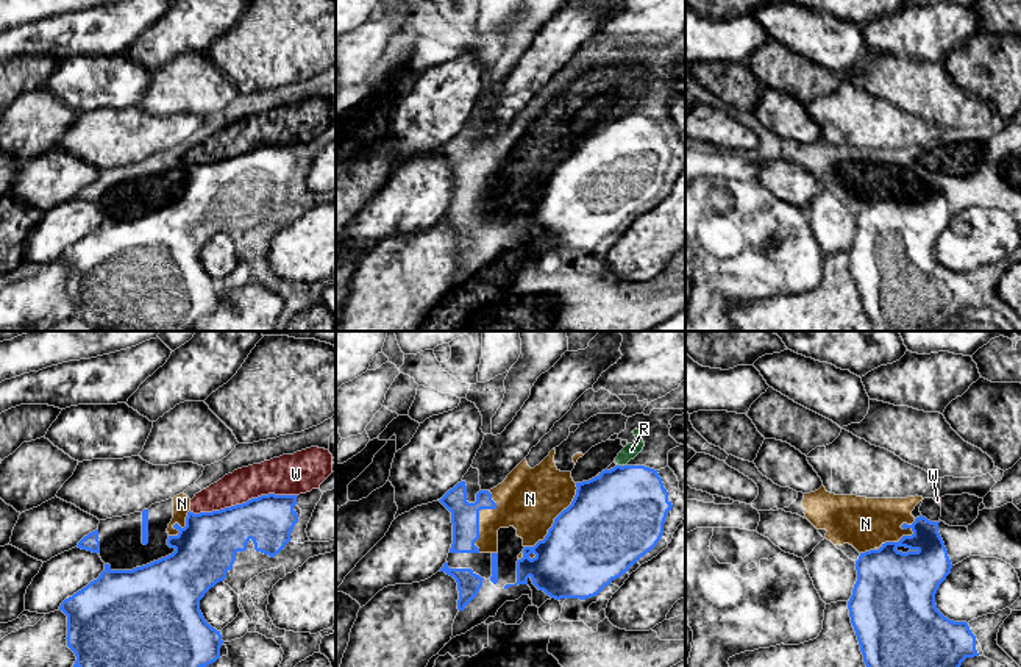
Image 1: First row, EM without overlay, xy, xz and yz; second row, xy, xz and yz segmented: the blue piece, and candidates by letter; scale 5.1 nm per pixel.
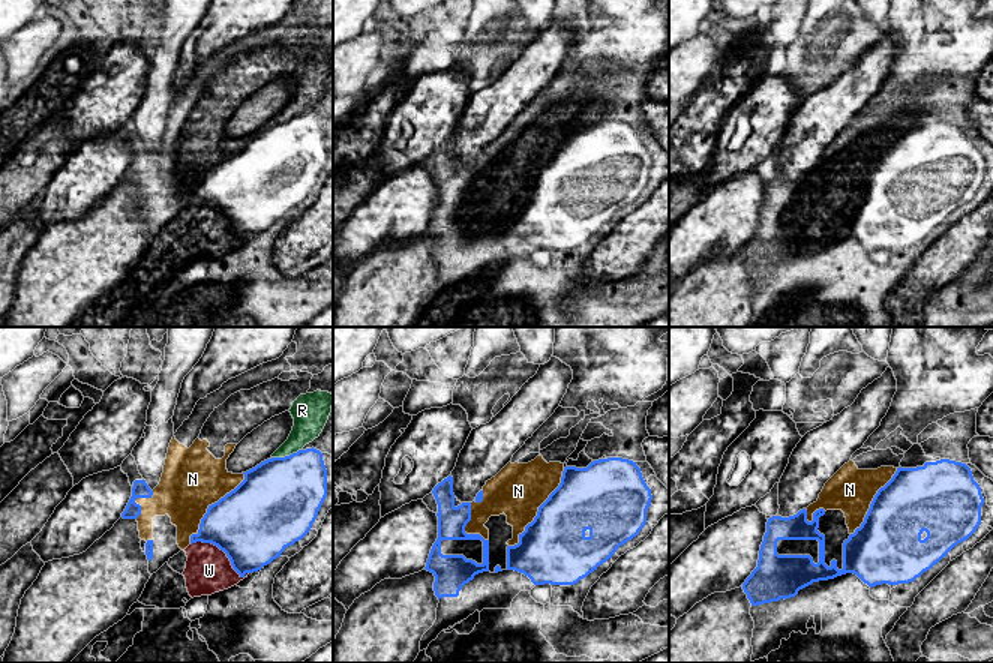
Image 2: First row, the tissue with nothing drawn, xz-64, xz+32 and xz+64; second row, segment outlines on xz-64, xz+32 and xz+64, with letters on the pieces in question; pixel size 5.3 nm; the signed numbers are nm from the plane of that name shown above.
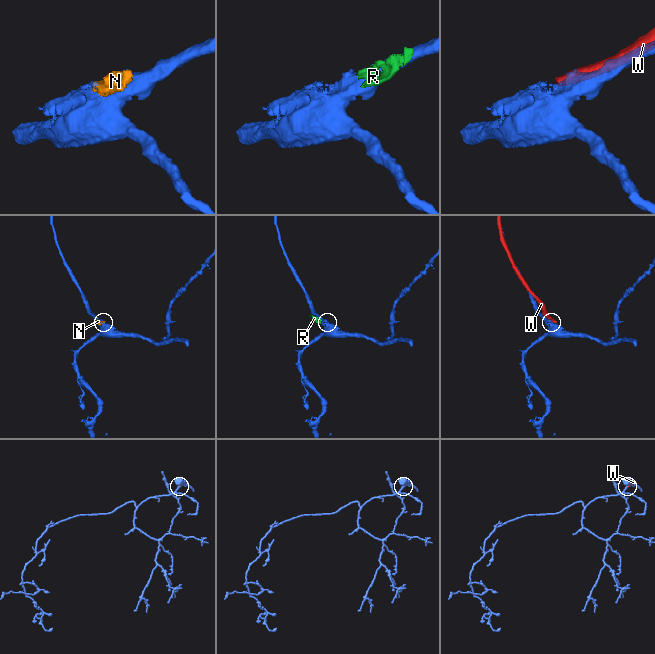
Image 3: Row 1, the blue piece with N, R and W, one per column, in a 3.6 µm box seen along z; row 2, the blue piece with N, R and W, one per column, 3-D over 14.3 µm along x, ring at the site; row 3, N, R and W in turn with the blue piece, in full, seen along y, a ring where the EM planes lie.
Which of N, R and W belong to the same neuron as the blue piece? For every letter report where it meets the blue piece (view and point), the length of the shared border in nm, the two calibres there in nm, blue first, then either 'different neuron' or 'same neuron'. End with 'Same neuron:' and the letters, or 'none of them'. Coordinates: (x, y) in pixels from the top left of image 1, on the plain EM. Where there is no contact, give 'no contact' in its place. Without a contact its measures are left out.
N: contact xz (554, 171); length 420 nm; calibres 440 and 320 nm; different neuron
R: no contact; different neuron
W: contact xy (242, 153); length 550 nm; calibres 280 and 190 nm; different neuron
Same neuron: none of them

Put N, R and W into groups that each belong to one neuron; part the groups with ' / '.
N R / W

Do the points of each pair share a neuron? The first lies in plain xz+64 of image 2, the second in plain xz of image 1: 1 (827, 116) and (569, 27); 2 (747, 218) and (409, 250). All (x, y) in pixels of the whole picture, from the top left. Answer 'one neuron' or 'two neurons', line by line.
1: one neuron
2: two neurons

